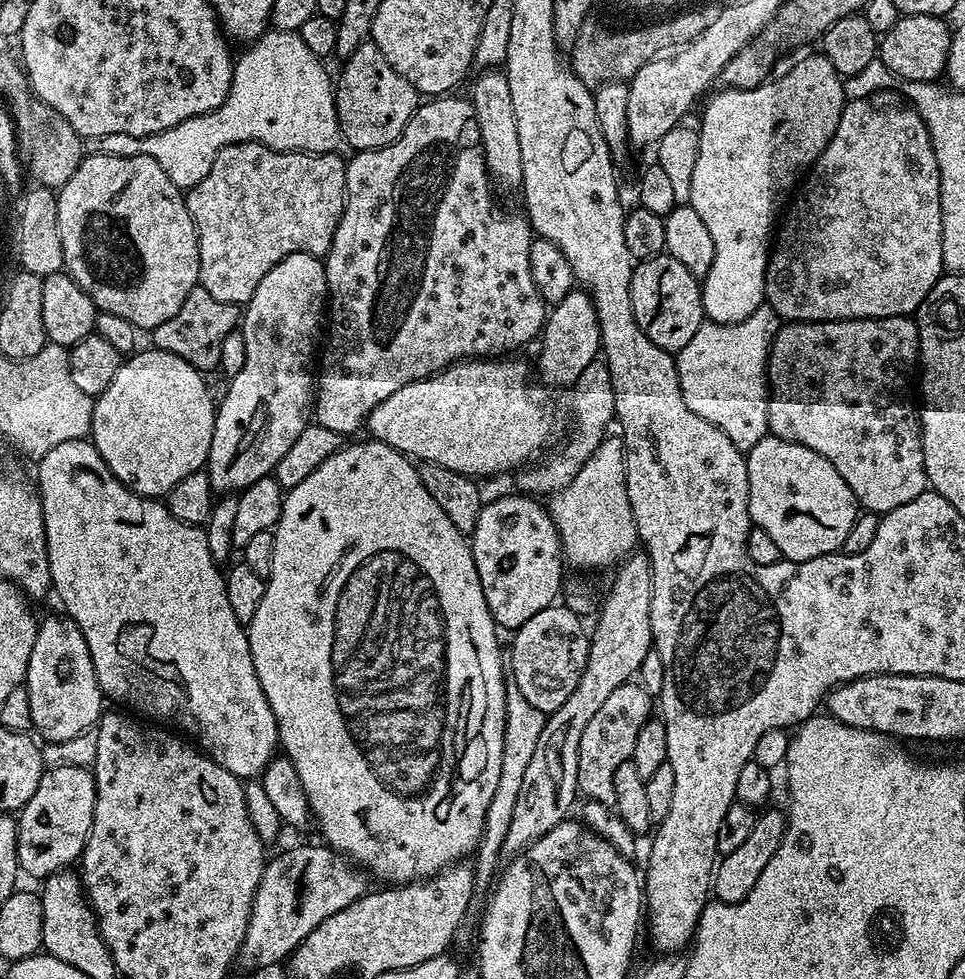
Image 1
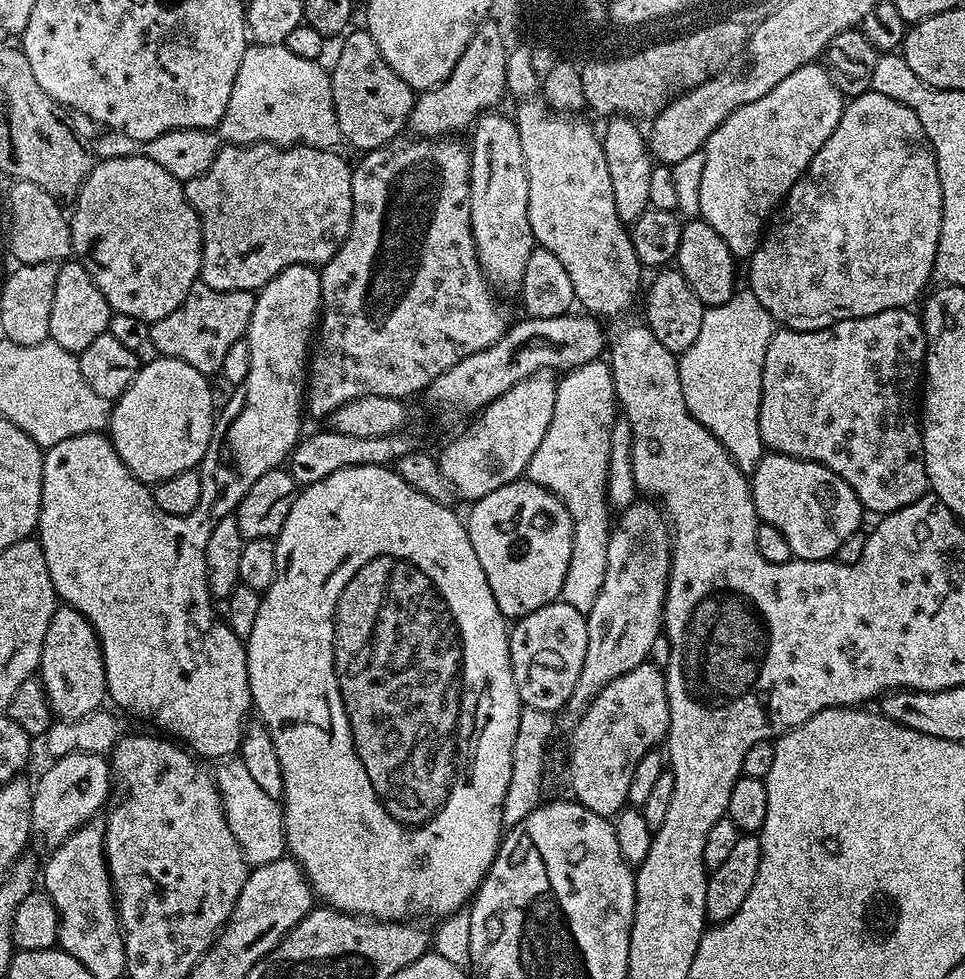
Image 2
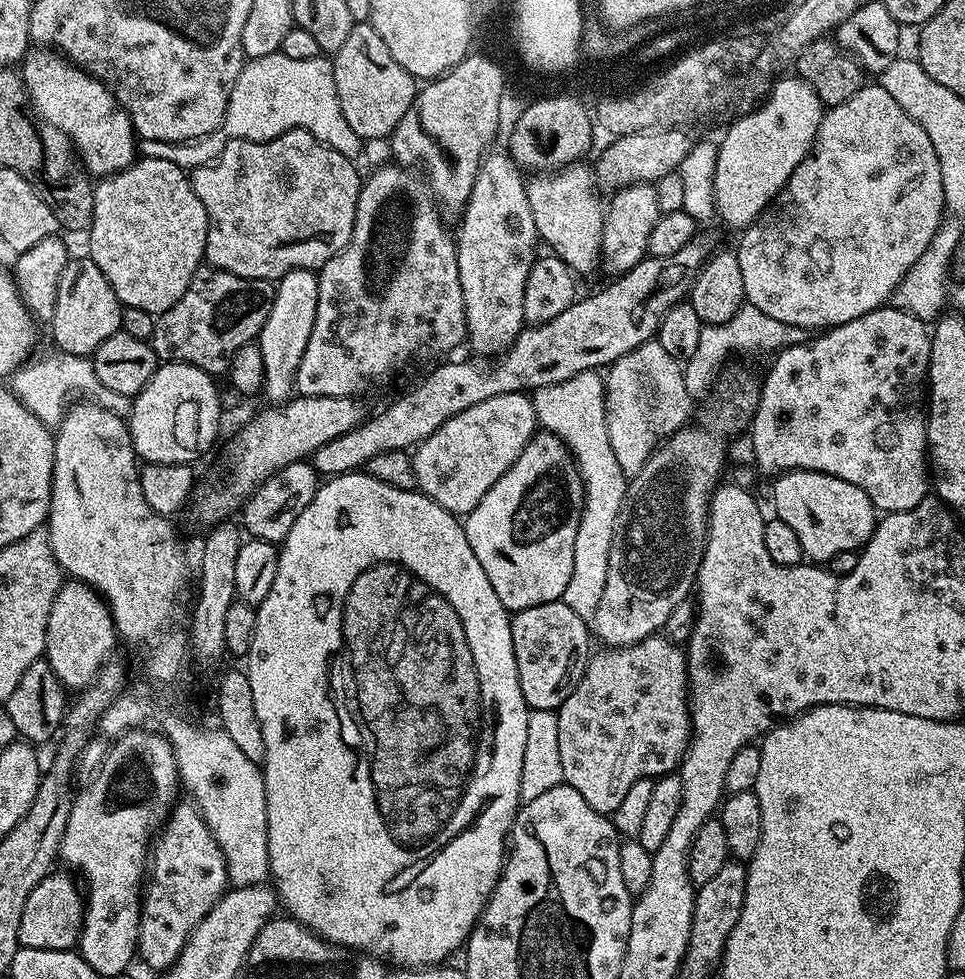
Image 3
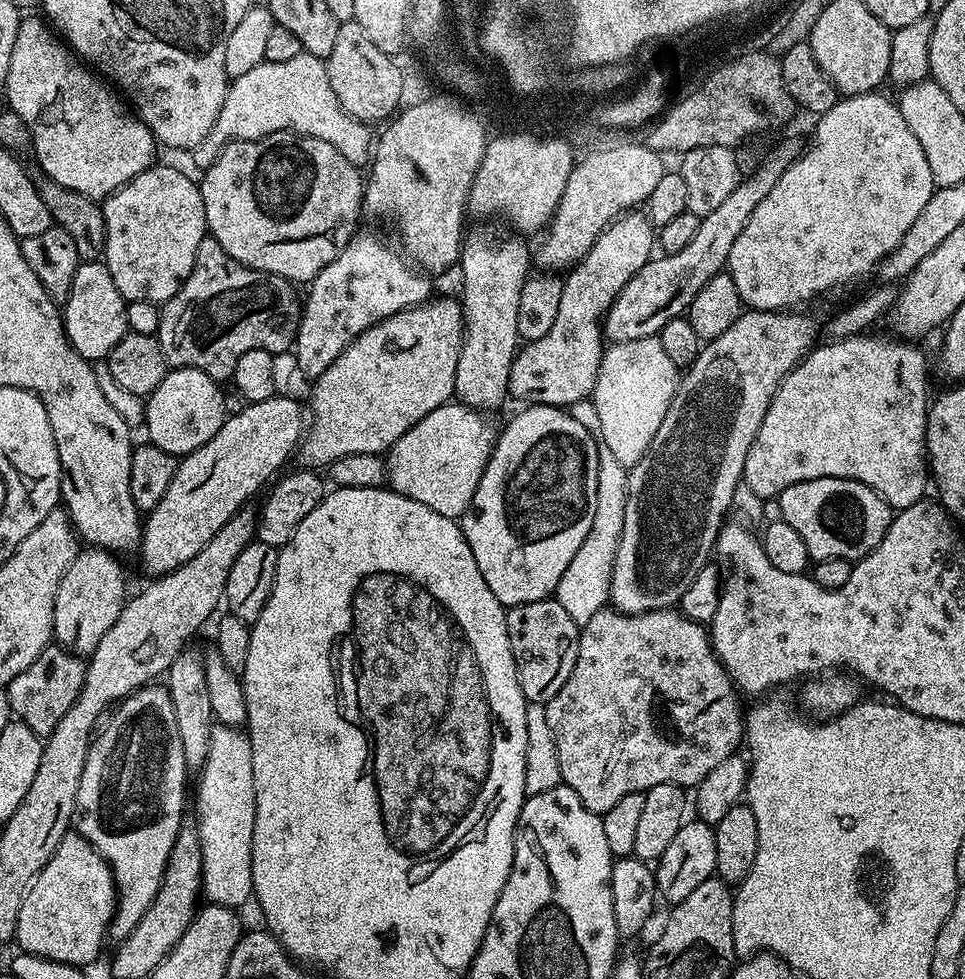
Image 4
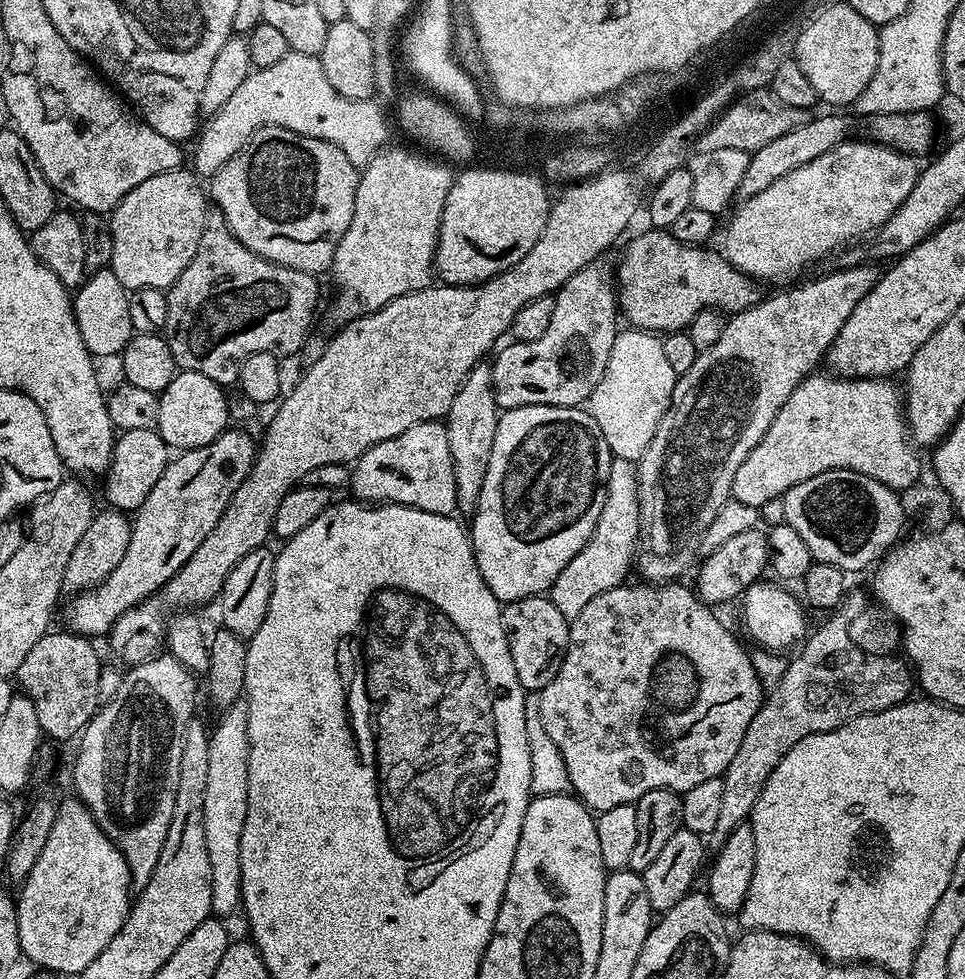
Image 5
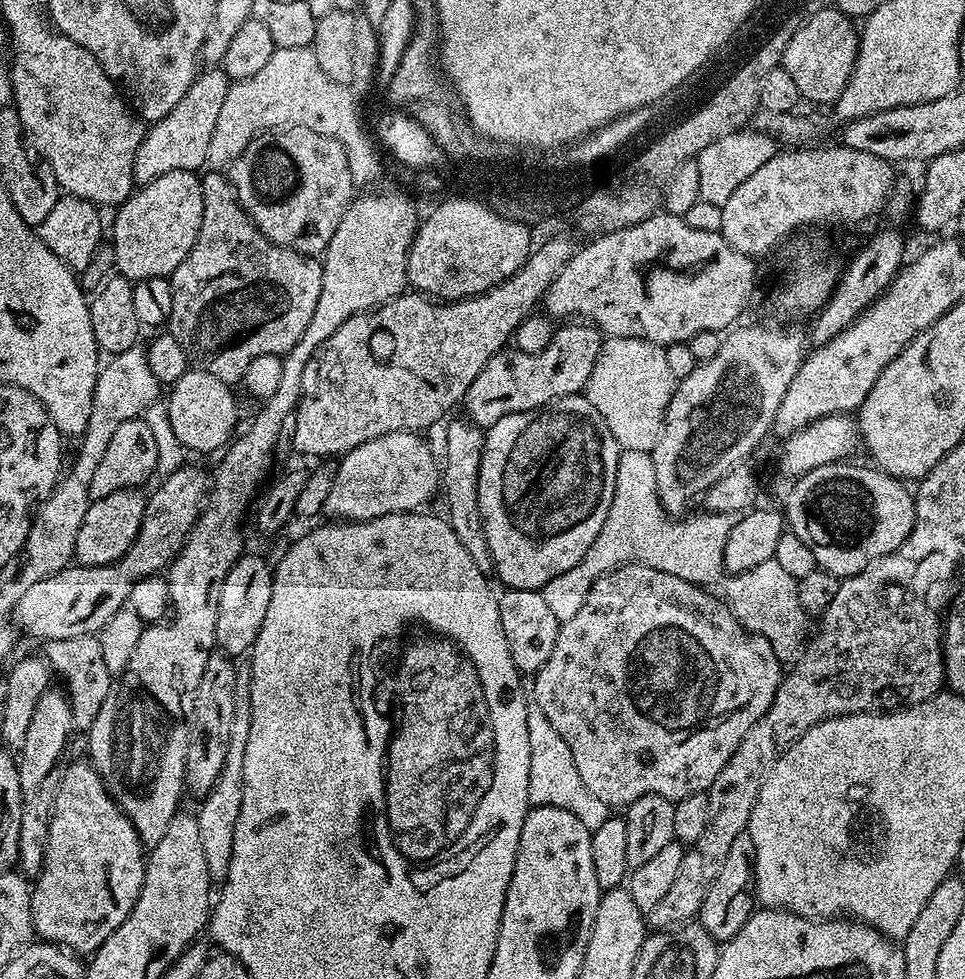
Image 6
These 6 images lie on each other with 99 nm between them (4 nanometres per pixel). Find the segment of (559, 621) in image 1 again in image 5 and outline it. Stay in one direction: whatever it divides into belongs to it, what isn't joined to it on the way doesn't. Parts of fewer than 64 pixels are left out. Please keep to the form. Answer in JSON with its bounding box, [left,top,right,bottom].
[504,594,569,694]

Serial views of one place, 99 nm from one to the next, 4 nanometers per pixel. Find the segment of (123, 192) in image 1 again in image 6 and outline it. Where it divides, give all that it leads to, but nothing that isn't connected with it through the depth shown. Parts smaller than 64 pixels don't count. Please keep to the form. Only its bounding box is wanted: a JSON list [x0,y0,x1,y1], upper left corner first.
[110,170,202,282]

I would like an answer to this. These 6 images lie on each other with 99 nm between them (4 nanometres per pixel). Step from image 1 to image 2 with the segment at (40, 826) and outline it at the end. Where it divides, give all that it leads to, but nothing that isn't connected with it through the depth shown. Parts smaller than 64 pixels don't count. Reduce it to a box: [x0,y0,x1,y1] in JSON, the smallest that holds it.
[32,752,114,850]

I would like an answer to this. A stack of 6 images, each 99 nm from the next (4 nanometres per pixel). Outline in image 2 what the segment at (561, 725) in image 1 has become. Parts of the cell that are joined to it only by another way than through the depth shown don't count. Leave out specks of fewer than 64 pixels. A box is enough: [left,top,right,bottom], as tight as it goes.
[558,498,673,726]

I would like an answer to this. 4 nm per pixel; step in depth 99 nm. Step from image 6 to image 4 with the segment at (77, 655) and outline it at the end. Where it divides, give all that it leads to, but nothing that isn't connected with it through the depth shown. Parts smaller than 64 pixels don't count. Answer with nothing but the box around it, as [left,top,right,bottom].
[6,646,85,738]

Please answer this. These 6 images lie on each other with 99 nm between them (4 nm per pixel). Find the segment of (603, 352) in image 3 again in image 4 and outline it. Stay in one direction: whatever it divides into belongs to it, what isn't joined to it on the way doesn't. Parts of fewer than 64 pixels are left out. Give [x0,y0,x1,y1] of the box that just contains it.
[602,140,802,342]

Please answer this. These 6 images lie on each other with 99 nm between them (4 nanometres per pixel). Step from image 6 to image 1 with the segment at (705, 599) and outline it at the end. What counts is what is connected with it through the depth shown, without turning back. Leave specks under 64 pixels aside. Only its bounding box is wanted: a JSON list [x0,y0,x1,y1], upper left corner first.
[578,682,654,805]

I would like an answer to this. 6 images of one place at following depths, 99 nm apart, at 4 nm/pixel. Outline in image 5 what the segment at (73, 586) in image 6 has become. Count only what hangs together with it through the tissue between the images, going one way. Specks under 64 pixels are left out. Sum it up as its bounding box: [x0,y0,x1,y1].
[64,426,257,638]

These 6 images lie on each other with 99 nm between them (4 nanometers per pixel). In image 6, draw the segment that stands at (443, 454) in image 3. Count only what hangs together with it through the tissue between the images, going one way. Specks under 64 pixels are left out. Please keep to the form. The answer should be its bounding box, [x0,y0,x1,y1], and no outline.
[324,432,442,522]

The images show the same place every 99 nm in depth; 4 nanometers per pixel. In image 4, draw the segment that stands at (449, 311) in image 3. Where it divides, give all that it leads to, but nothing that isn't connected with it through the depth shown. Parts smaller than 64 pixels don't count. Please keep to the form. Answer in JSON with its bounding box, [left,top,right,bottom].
[294,231,433,378]

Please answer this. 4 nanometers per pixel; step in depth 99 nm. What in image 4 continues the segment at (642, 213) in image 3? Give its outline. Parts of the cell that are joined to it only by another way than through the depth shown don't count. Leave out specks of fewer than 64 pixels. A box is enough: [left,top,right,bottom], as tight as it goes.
[508,210,654,408]

